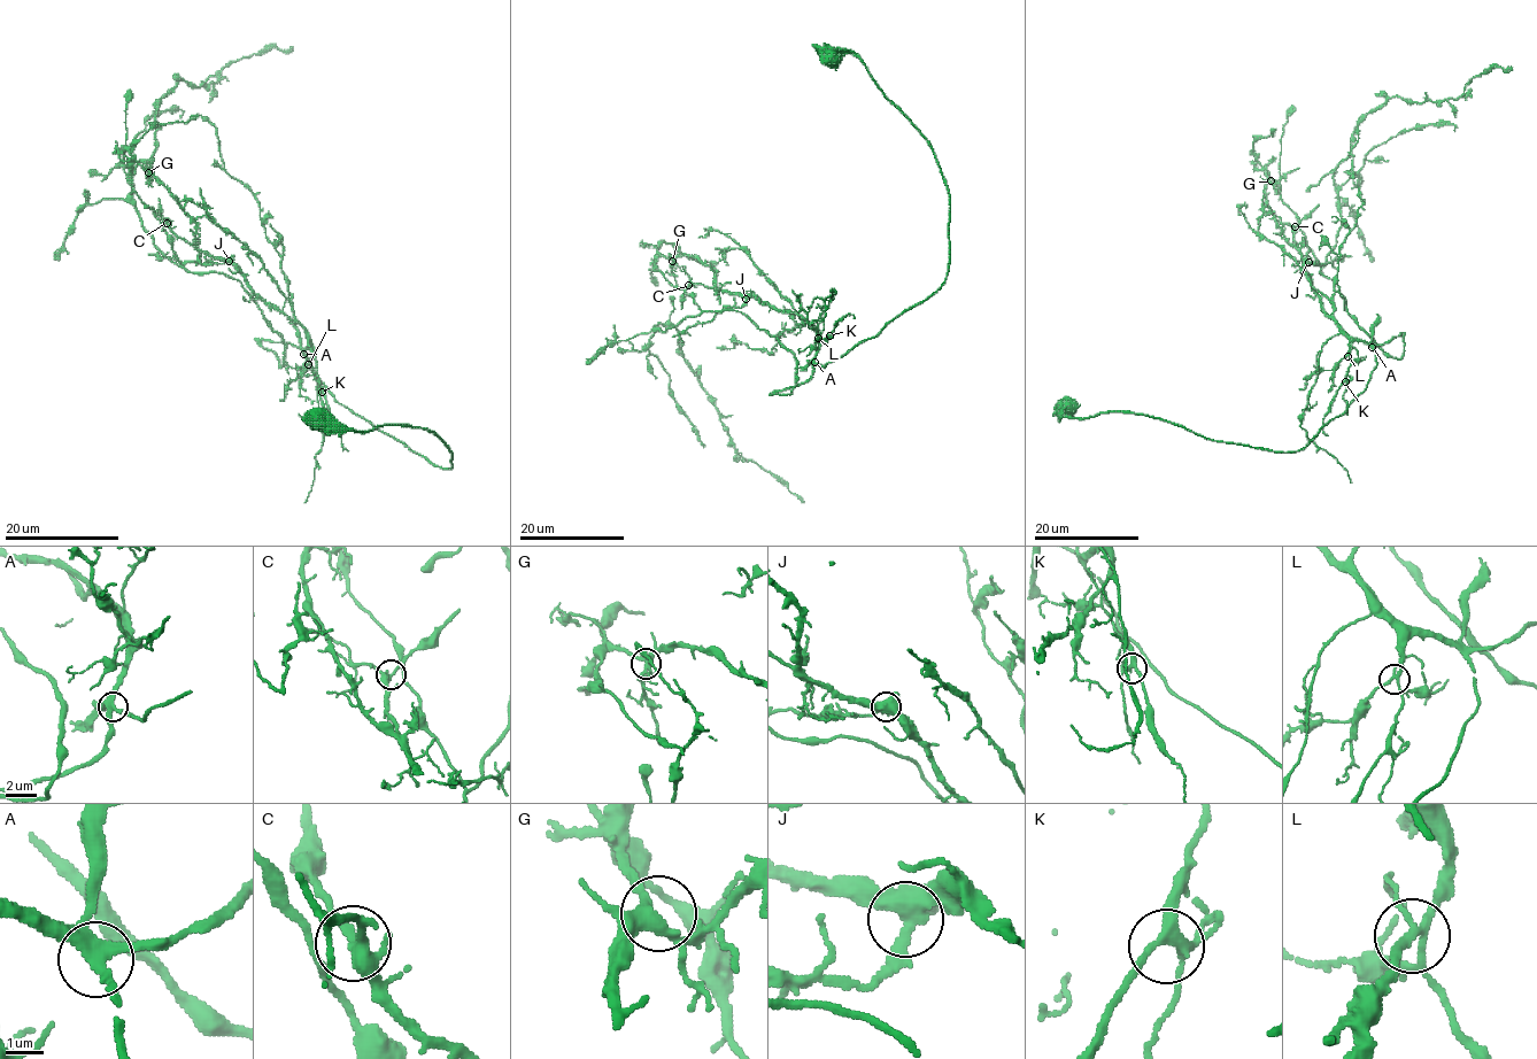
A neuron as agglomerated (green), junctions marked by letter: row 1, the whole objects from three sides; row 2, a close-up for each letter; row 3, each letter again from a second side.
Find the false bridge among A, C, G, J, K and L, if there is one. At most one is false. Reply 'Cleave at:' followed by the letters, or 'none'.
Cleave at: none

